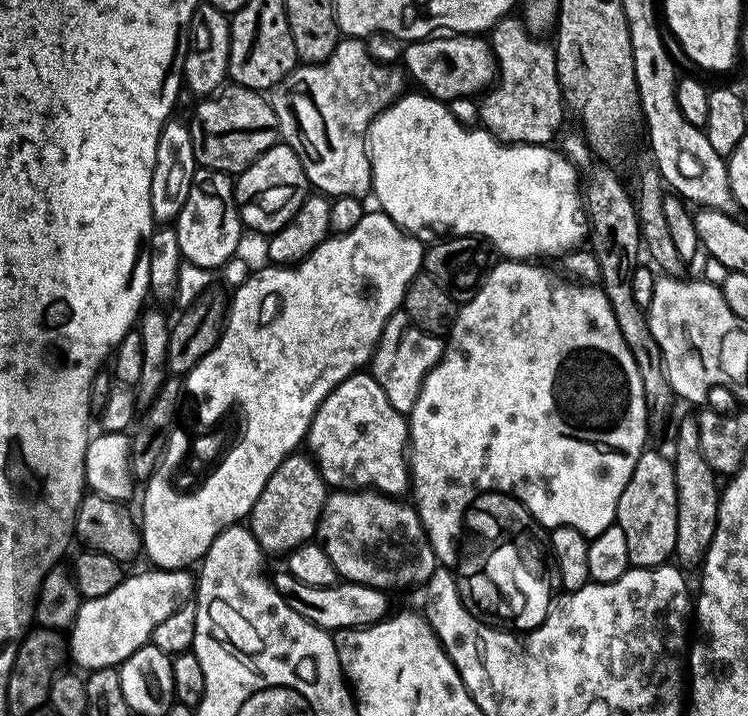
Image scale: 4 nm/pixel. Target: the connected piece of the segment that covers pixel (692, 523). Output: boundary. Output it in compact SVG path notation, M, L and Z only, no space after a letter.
M690 414L676 428L674 463L678 486L678 538L674 560L681 569L695 569L703 561L706 550L714 538L722 491L721 485L716 485L717 473L713 472L702 454L702 442L698 442L698 422L695 415Z

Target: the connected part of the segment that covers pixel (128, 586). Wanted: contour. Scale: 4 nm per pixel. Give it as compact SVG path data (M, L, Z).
M149 569L125 575L109 593L81 601L68 628L66 648L69 659L84 668L83 671L123 664L134 650L149 643L154 626L193 597L195 575L189 569Z

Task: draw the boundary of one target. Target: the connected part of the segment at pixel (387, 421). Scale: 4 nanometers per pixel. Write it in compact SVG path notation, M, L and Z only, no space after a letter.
M358 370L346 378L318 406L306 437L306 448L316 465L324 483L332 490L375 490L385 496L403 497L410 488L408 475L408 422L405 413L390 406L382 386L374 379L371 371Z

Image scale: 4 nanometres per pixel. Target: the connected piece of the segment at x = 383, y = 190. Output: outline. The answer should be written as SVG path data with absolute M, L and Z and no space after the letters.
M415 90L416 92L409 91L407 94L400 97L399 100L395 100L389 108L383 108L382 111L376 115L376 119L368 125L368 157L370 158L370 166L372 167L372 190L371 195L376 196L379 211L385 212L390 219L398 225L399 228L403 228L405 232L410 236L417 238L424 238L427 232L433 232L433 237L436 238L451 238L453 236L470 236L473 238L479 238L481 241L487 242L493 249L497 248L501 253L501 257L510 260L526 260L531 261L533 258L540 258L536 256L556 256L559 257L561 254L567 254L573 249L579 249L581 245L585 243L586 237L590 232L590 225L588 223L588 214L584 206L584 198L582 195L582 180L578 175L578 169L567 156L564 155L563 151L557 150L555 152L555 147L546 144L504 144L502 141L497 140L495 136L489 134L488 131L484 129L483 126L469 126L466 124L460 124L457 118L454 118L454 114L451 113L449 105L443 100L436 100L432 96L425 94L423 91Z

